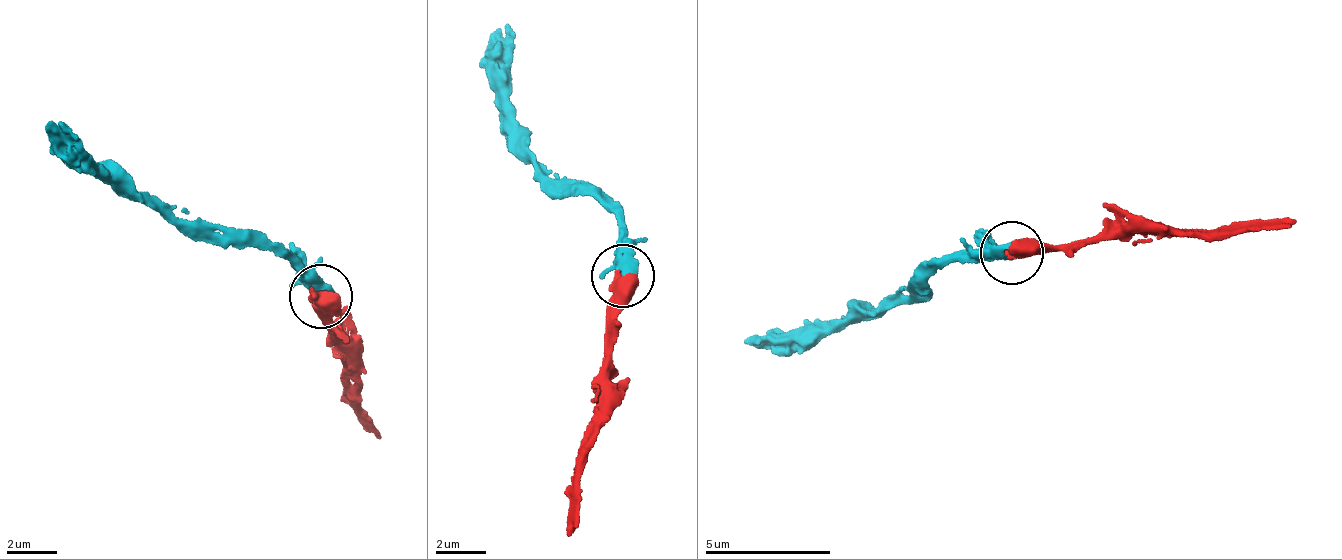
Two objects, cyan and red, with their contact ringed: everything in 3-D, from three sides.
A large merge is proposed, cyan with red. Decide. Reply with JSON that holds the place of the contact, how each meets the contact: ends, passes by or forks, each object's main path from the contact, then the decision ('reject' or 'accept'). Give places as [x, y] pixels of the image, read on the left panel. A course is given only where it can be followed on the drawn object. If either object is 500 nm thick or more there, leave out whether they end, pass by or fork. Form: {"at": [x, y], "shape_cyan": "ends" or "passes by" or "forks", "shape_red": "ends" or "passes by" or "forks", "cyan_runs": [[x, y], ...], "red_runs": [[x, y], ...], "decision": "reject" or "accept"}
{"at": [320, 296], "cyan_runs": [[319, 296], [285, 256], [228, 244], [176, 203], [135, 195], [74, 136], [50, 119]], "red_runs": [[319, 296], [357, 371], [349, 386], [371, 422], [364, 430]], "decision": "accept"}

